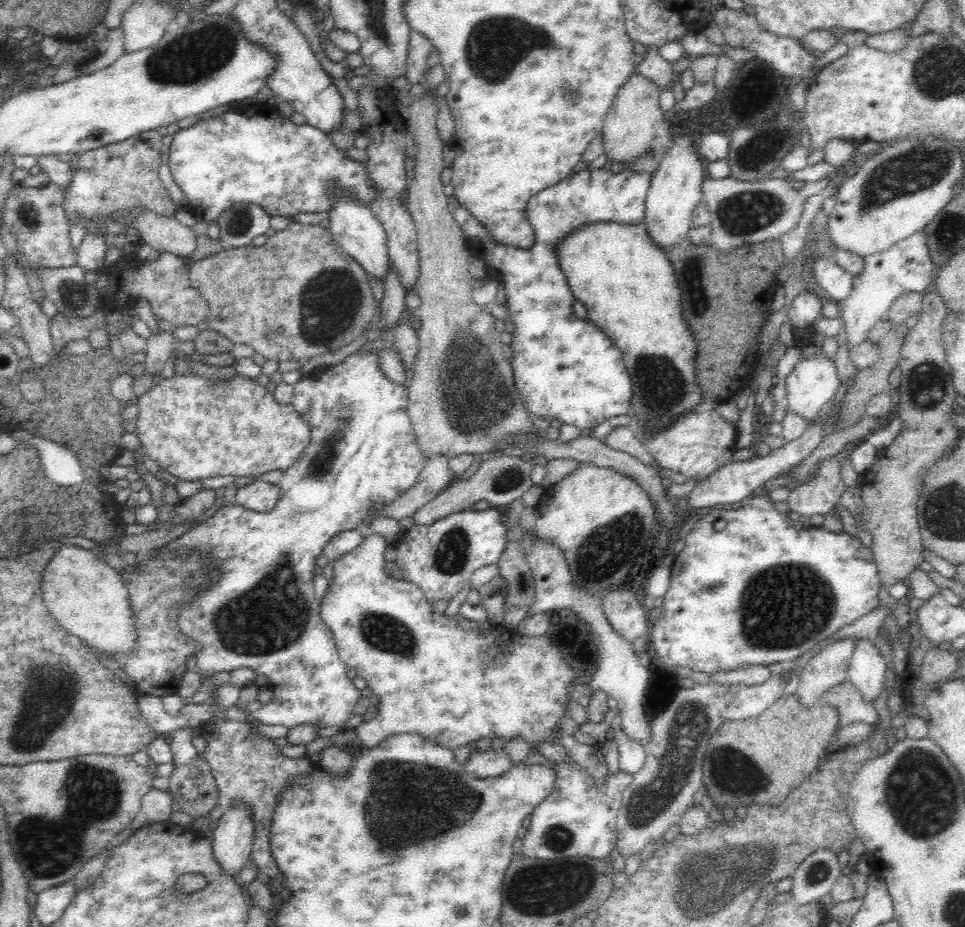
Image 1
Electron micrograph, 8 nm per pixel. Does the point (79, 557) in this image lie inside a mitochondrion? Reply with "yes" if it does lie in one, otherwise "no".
no

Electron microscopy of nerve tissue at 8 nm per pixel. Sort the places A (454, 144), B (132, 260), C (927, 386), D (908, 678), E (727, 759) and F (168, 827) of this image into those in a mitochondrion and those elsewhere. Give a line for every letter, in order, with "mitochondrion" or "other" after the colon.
A: other
B: other
C: mitochondrion
D: other
E: mitochondrion
F: other

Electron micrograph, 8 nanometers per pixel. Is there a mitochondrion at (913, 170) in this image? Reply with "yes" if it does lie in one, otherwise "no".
yes

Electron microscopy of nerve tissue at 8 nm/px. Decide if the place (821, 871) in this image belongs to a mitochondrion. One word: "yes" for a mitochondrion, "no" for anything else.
yes

